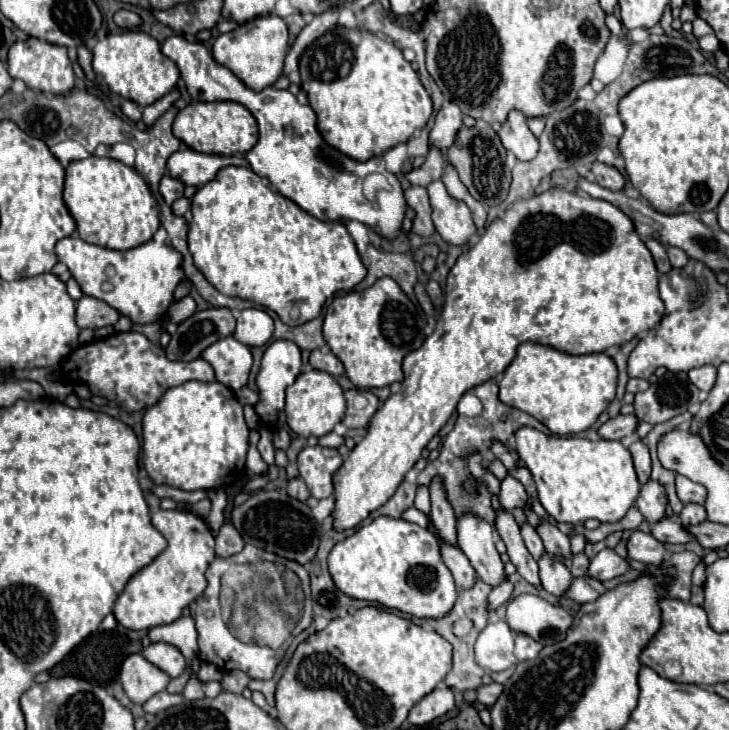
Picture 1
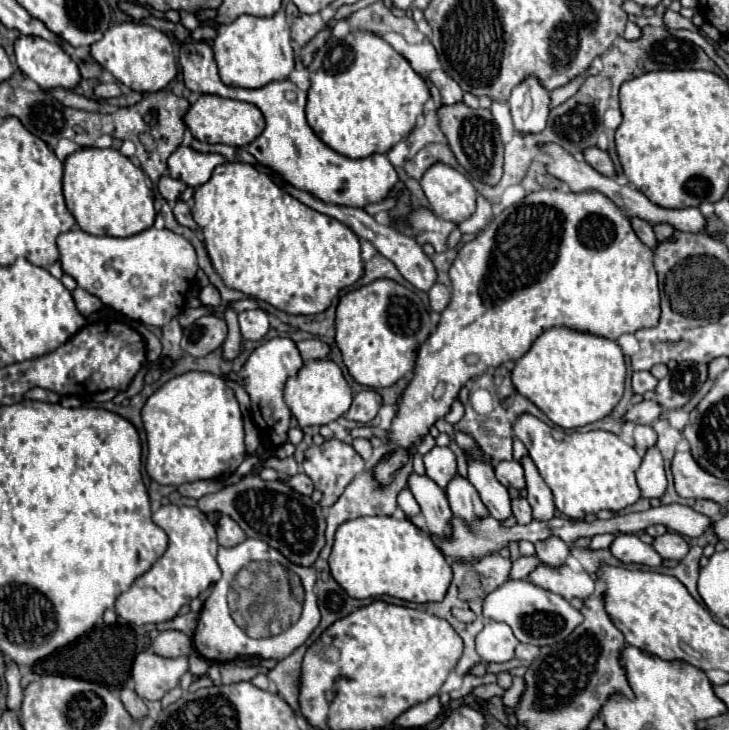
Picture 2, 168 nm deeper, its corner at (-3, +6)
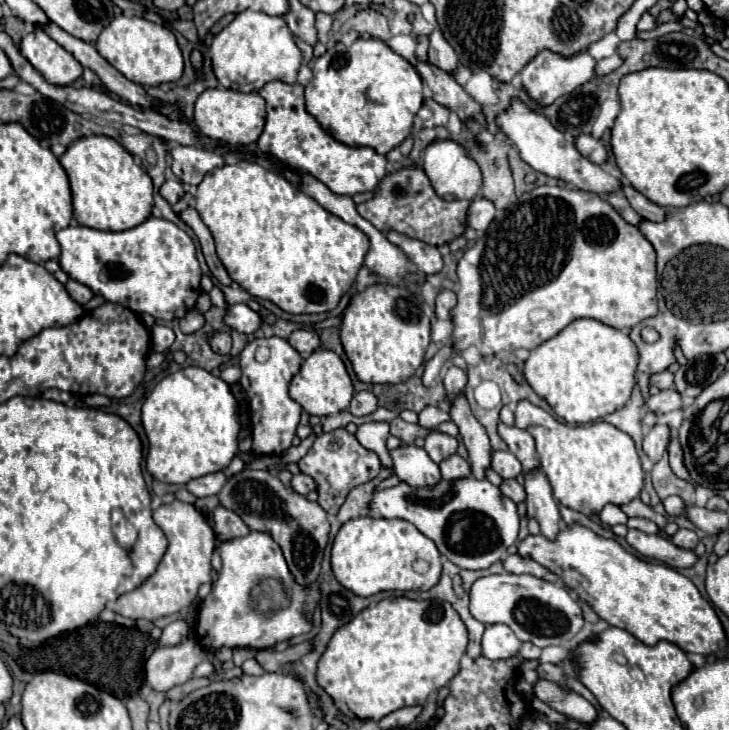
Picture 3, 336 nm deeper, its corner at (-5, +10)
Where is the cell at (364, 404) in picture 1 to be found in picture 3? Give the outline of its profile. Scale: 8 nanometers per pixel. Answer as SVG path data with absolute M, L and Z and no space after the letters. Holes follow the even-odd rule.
M364 390L364 392L356 392L356 394L354 394L348 410L350 410L354 416L366 416L366 414L372 414L376 408L378 408L376 396L374 396L372 392Z

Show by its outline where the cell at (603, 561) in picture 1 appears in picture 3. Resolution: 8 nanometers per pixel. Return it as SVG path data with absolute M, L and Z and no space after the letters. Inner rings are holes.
M628 530L626 542L646 558L656 558L672 568L690 568L698 558L692 550L682 550L658 534Z

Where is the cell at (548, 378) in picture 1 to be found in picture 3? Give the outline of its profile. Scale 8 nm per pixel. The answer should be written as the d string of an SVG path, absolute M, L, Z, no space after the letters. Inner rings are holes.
M580 318L530 352L524 362L524 378L560 418L570 424L588 424L628 402L634 388L636 364L638 350L624 330Z

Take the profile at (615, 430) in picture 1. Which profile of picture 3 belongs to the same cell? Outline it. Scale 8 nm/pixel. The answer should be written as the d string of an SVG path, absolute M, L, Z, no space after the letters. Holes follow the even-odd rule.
M674 388L662 390L656 396L650 396L646 400L646 406L654 414L666 414L666 412L670 412L674 408L680 408L680 394Z

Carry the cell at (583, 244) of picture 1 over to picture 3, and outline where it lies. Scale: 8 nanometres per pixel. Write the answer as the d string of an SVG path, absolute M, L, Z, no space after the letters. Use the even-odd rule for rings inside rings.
M538 186L526 194L520 196L514 210L510 210L502 220L494 220L486 234L476 240L474 246L470 246L464 256L458 262L458 304L452 308L452 346L456 352L466 350L468 346L476 346L482 356L496 356L500 352L512 352L516 348L534 350L544 340L556 336L562 328L566 328L572 320L578 318L594 318L606 326L612 326L616 330L634 328L642 320L658 314L658 302L656 302L656 290L658 290L658 278L656 278L656 252L652 244L642 236L642 232L626 224L626 220L610 206L610 202L594 192L584 190L570 190L562 186Z

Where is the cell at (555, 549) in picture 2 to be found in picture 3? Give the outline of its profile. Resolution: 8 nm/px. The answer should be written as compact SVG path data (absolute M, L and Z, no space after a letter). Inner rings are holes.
M542 470L528 474L524 480L526 488L526 506L528 506L528 516L536 518L540 524L540 534L546 538L556 538L560 532L560 512L556 506L556 500L552 496L552 488L544 476Z

